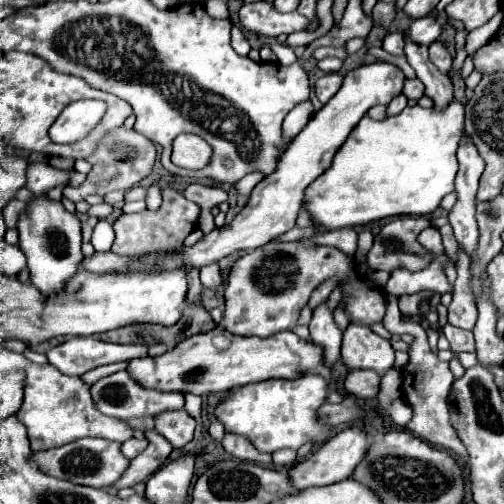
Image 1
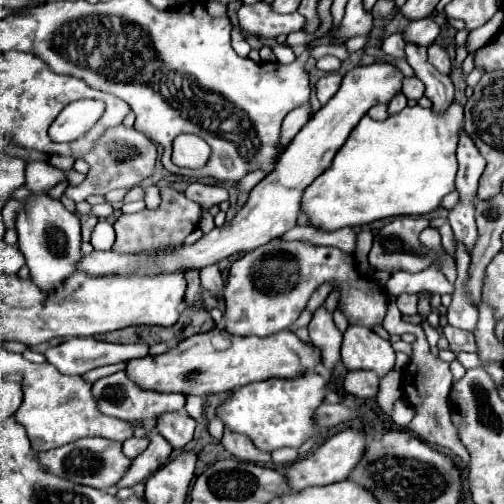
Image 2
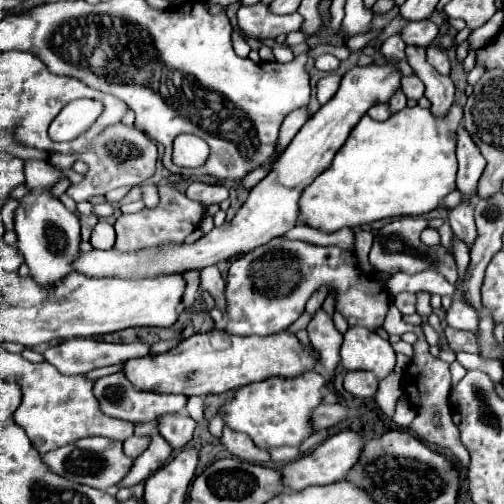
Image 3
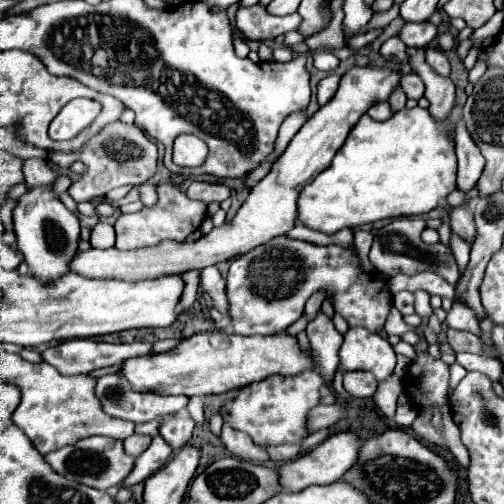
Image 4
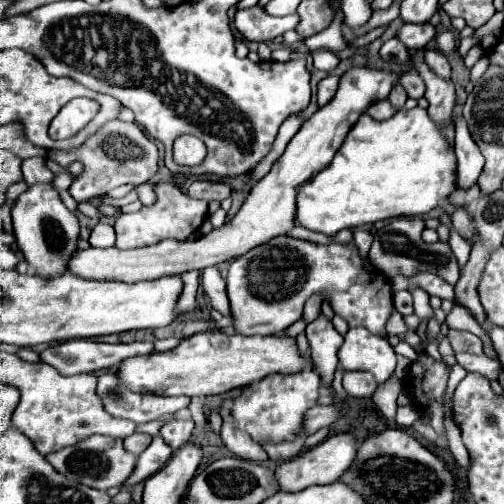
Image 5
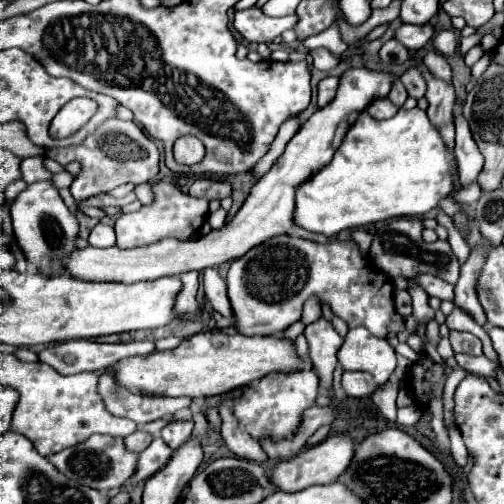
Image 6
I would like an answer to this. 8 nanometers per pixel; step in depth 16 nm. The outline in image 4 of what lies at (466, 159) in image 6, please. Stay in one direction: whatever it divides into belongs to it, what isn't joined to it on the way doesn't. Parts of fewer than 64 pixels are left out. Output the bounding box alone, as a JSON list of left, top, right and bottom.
[456,122,484,192]

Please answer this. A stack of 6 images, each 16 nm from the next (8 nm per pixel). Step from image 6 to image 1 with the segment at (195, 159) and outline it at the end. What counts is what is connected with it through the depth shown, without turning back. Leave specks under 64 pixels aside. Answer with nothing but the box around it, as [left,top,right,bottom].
[174,134,212,170]

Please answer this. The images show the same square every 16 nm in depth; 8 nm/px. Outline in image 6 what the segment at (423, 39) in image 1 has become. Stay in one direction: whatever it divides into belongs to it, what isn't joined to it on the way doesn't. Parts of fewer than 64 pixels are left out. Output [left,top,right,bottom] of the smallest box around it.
[396,24,434,50]

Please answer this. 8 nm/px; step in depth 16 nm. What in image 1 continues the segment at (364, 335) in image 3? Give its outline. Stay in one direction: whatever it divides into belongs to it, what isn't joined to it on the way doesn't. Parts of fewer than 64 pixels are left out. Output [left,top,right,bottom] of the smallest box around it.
[342,322,394,374]

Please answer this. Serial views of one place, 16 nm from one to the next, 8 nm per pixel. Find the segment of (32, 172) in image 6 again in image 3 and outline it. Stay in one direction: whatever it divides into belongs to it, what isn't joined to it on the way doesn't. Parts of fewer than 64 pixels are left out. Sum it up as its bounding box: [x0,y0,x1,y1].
[26,160,64,190]

